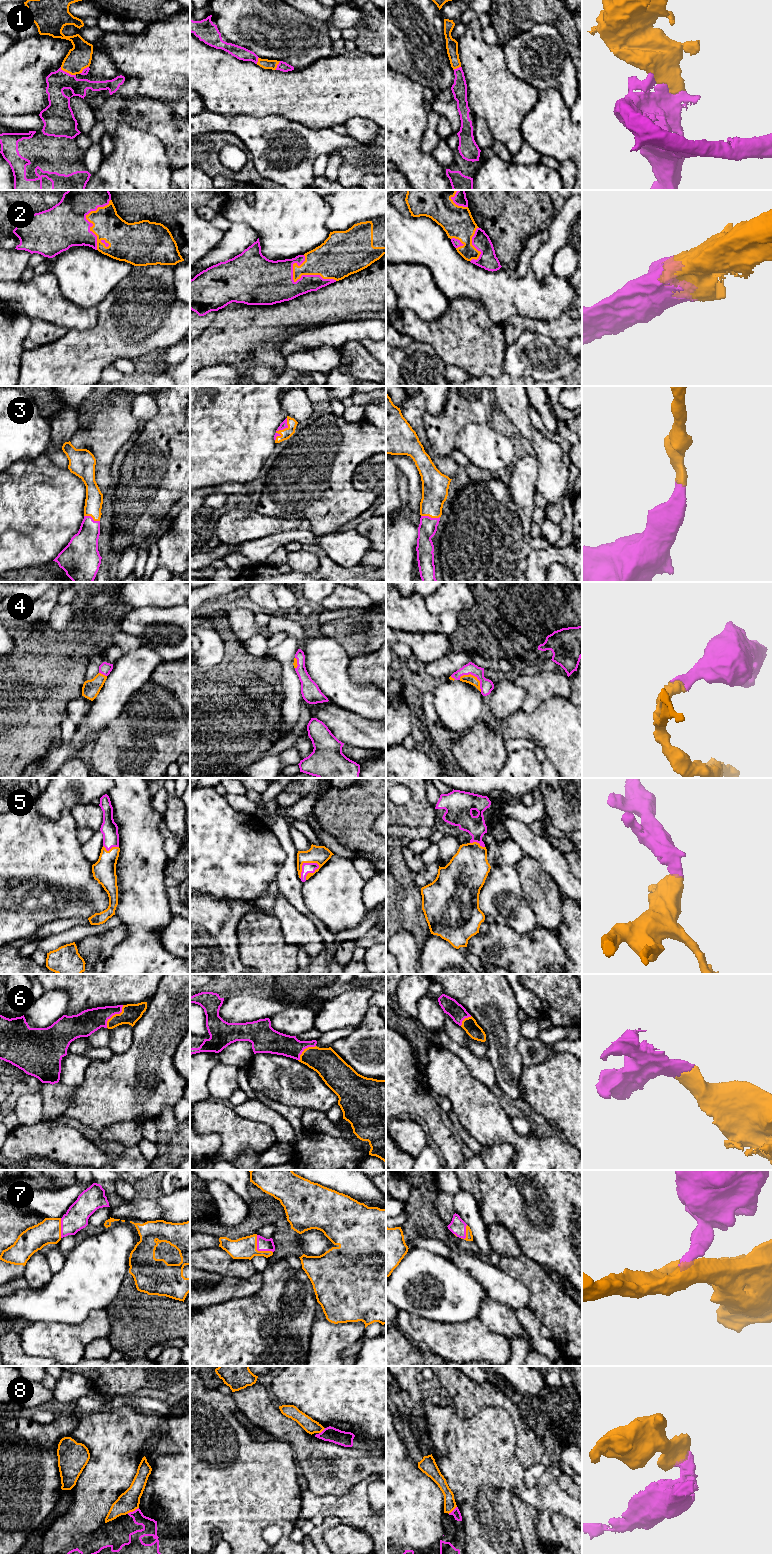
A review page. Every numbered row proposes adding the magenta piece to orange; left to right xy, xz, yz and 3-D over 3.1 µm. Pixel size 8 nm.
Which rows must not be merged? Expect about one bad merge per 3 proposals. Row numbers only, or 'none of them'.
8

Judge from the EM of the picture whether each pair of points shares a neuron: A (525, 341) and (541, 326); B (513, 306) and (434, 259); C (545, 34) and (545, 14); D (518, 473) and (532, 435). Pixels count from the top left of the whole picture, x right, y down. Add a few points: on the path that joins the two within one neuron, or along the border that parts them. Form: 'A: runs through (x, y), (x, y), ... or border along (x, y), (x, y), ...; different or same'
A: border along (525, 329), (549, 336), (556, 342); different
B: runs through (493, 290), (472, 281), (458, 278), (454, 274); same
C: border along (523, 32), (537, 24), (552, 24), (563, 39); different
D: border along (534, 455), (538, 463), (537, 478); different

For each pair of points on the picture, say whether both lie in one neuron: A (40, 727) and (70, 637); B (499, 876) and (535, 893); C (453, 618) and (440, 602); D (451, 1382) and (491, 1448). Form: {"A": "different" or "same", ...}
{"A": "same", "B": "different", "C": "different", "D": "different"}

